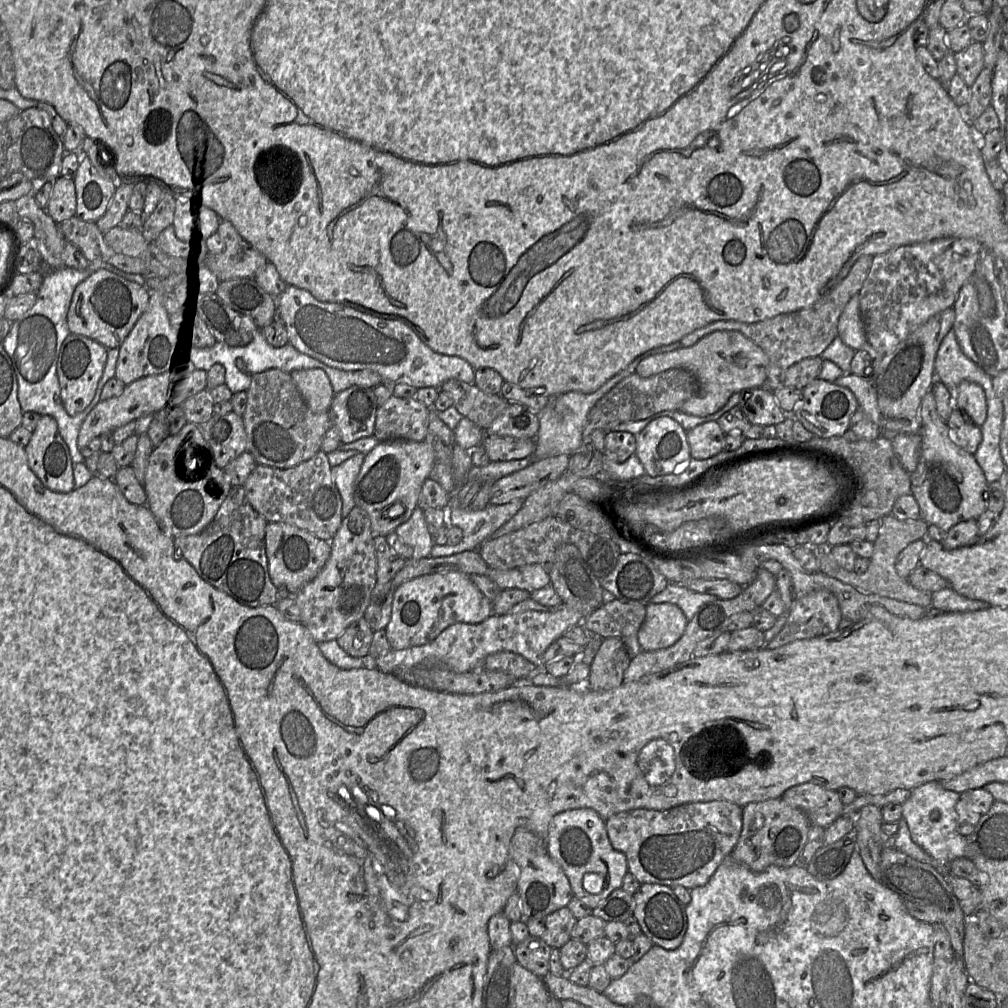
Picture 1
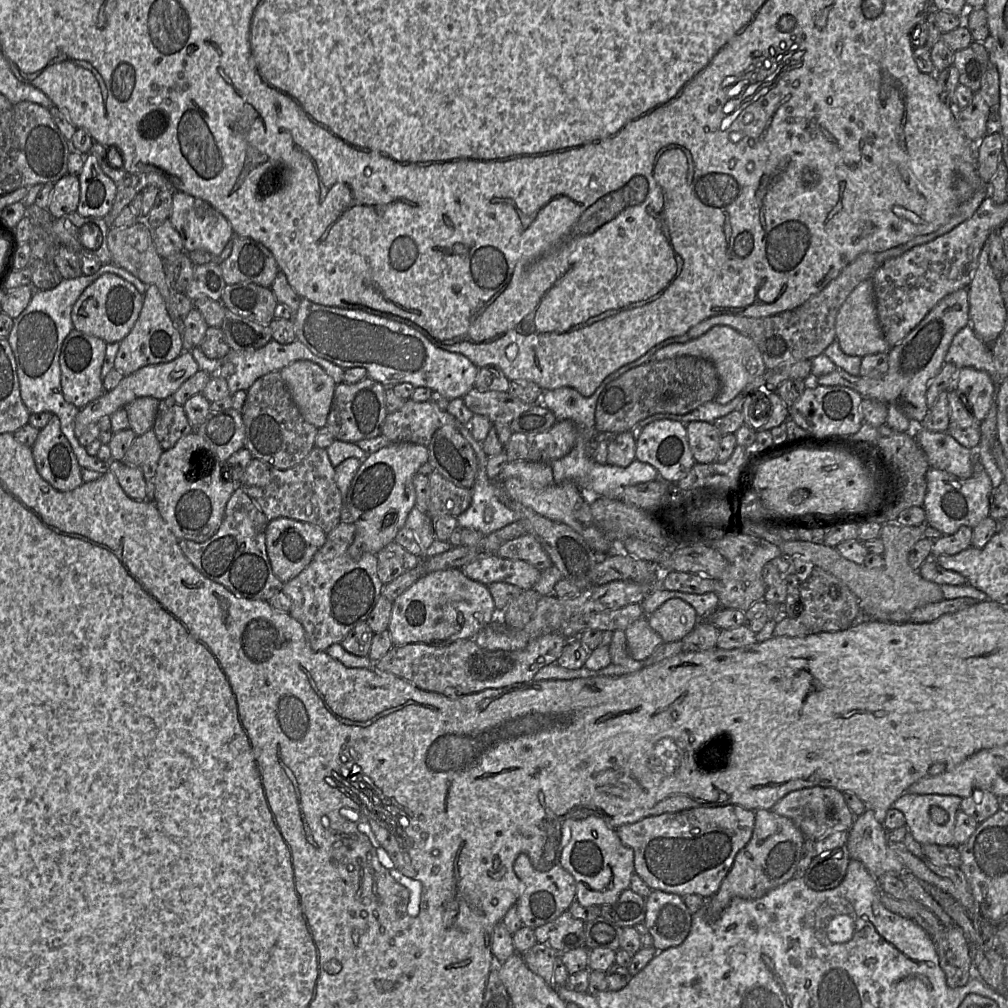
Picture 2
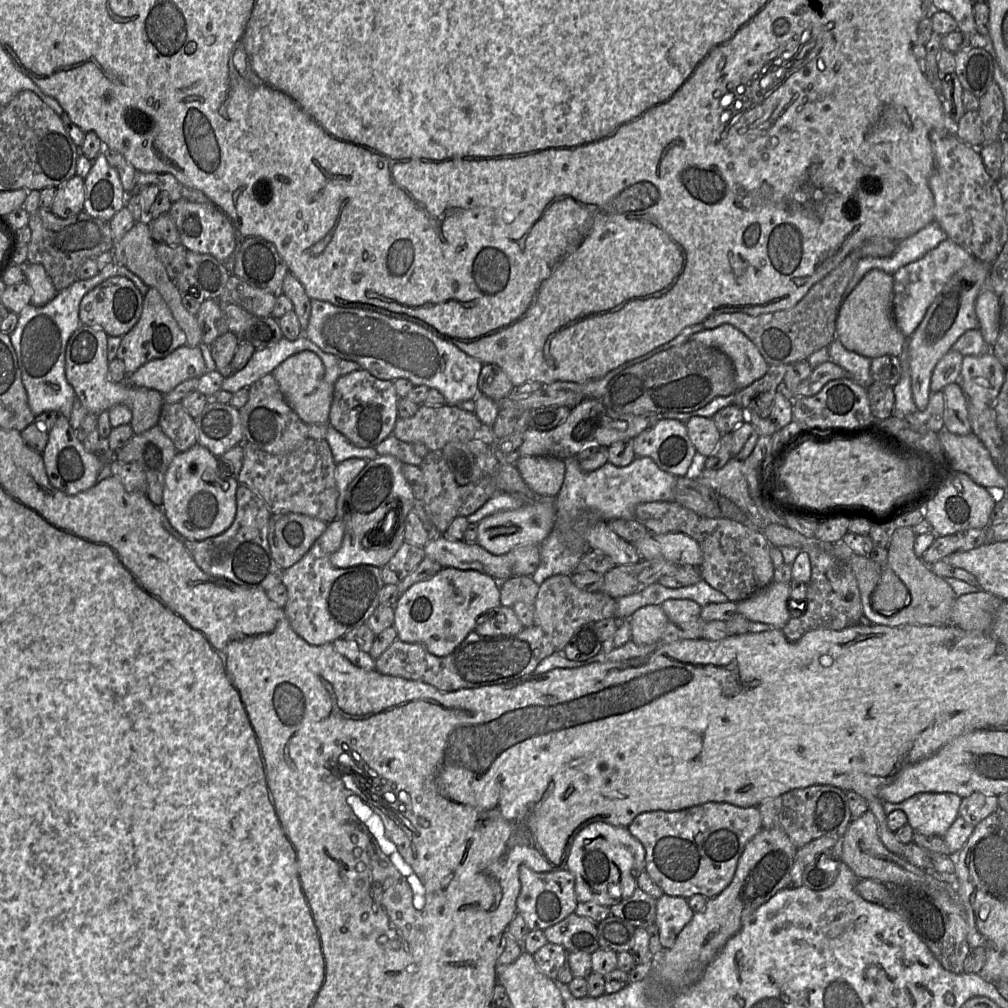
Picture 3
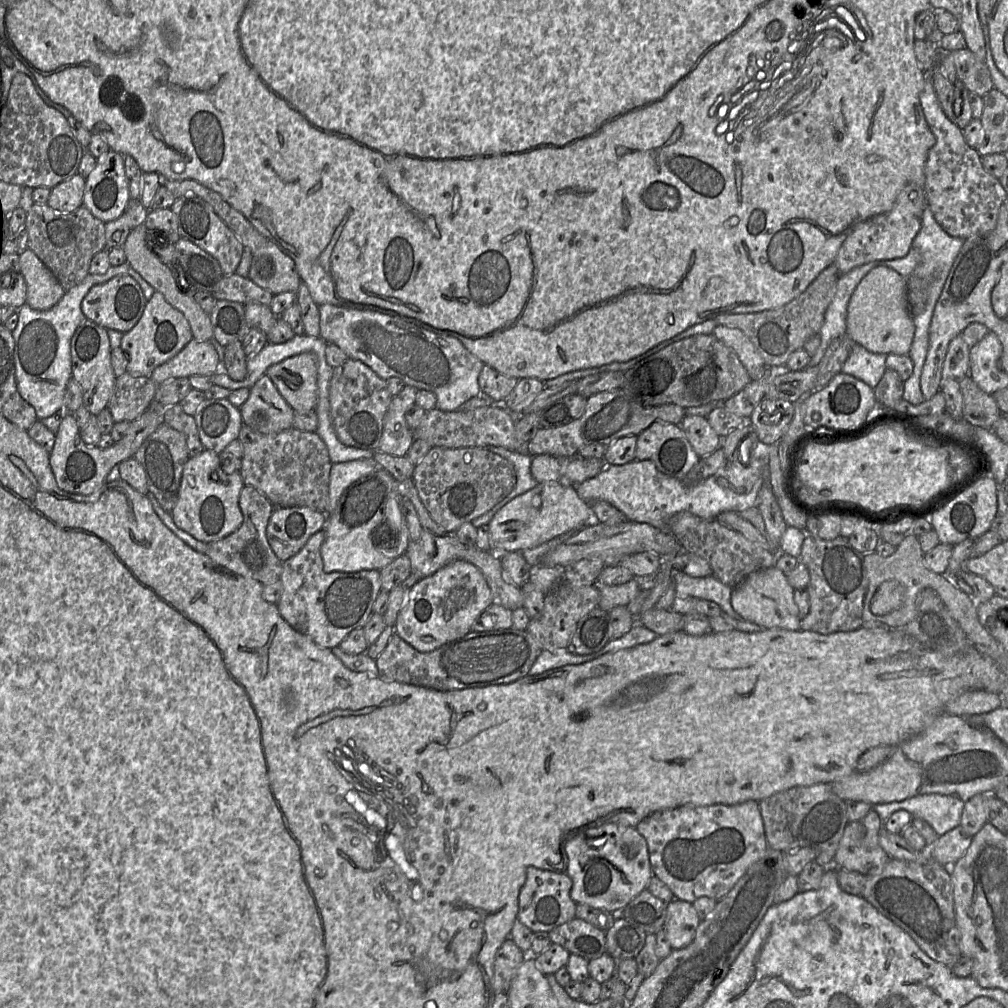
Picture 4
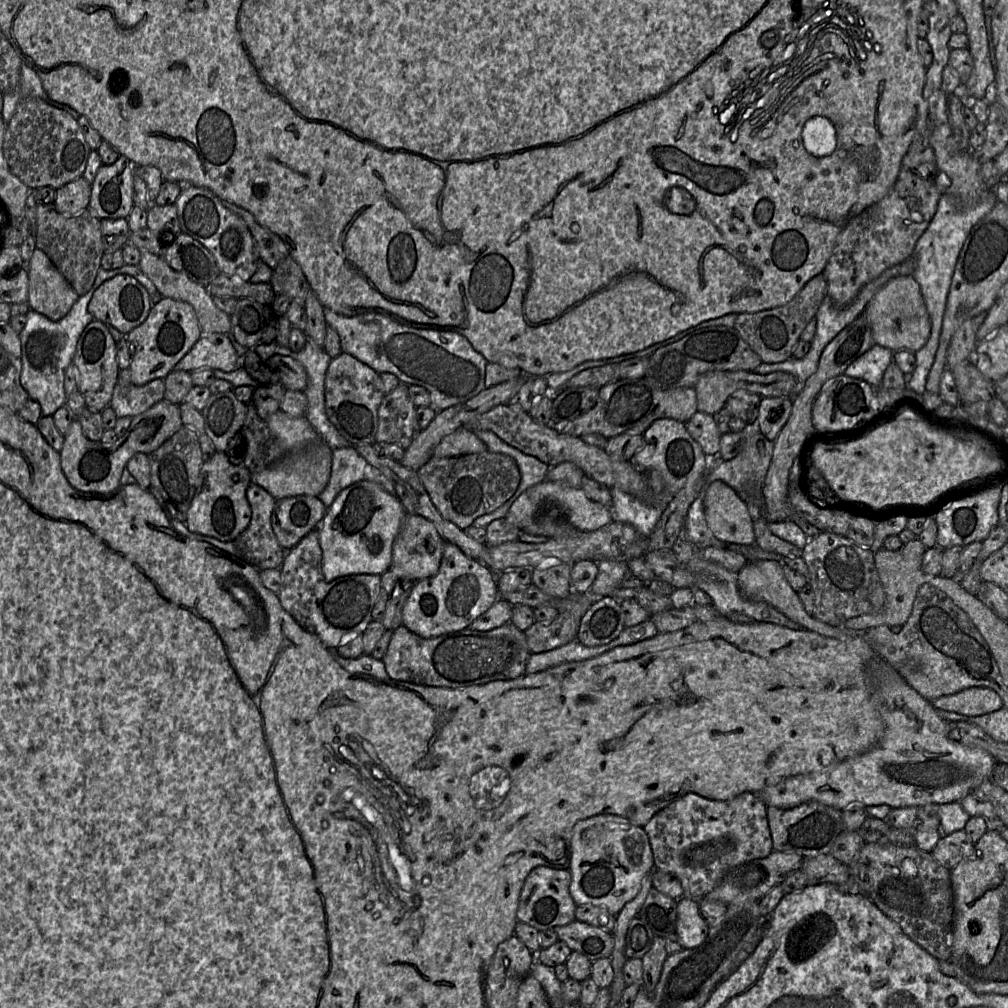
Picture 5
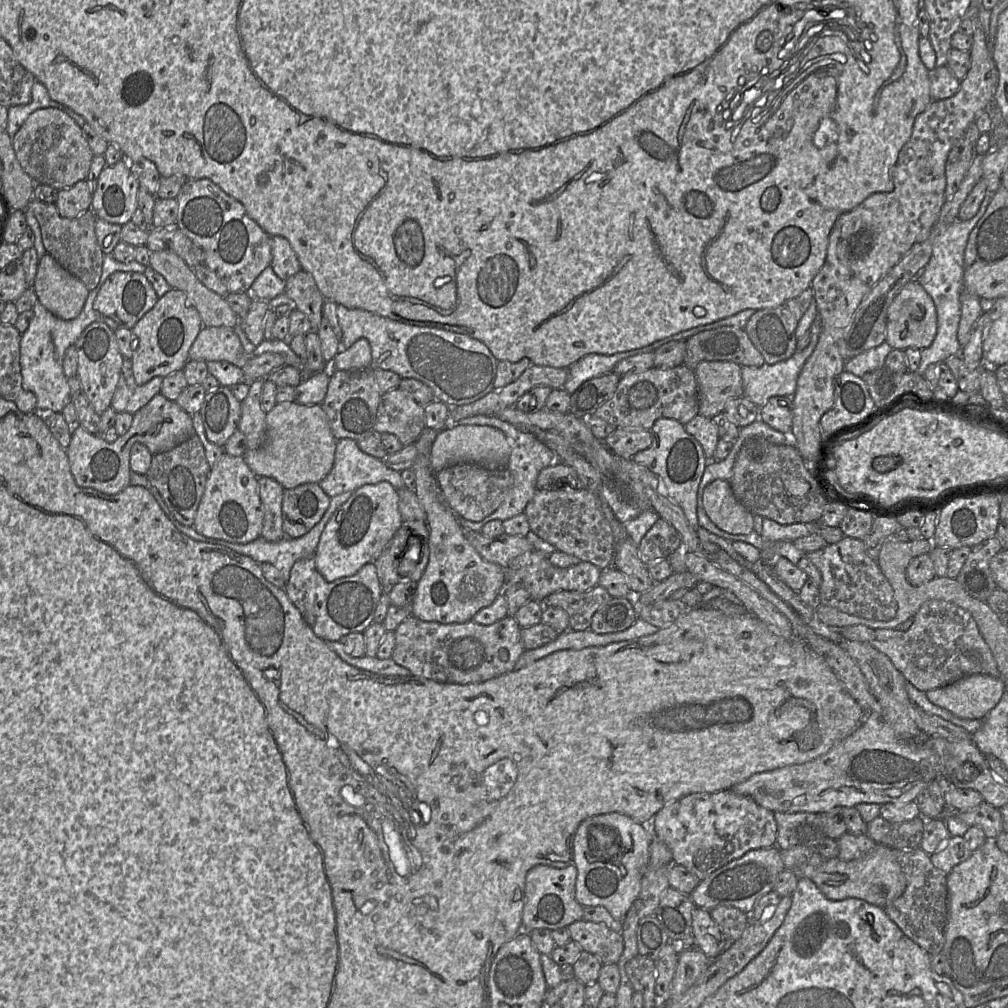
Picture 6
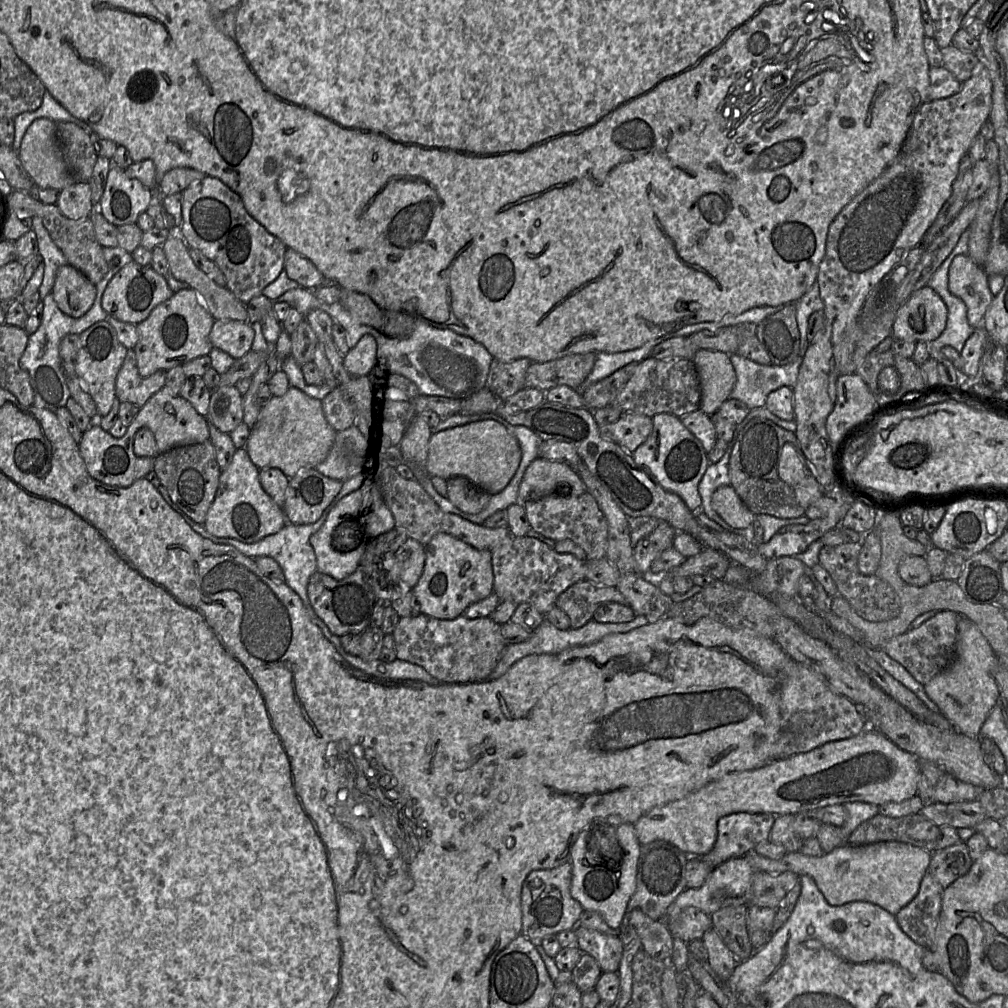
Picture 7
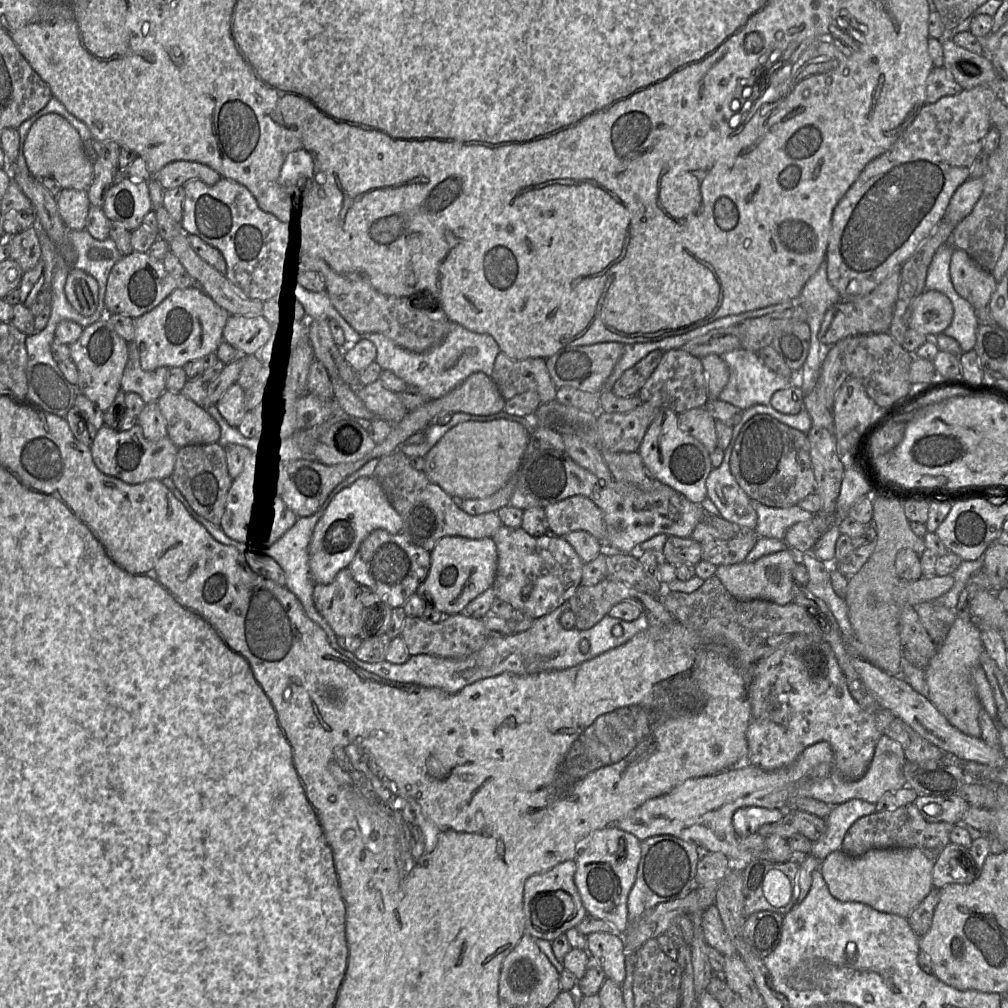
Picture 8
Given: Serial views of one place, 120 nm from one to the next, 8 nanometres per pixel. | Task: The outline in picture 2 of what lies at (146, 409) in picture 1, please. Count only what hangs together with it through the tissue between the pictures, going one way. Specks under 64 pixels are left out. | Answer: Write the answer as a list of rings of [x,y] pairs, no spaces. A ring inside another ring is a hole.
[[[183,351],[170,362],[147,365],[128,376],[124,376],[113,390],[104,392],[100,397],[89,402],[84,408],[79,410],[74,422],[75,436],[78,438],[89,425],[97,424],[101,417],[110,416],[137,398],[153,397],[160,401],[169,396],[171,397],[198,370],[199,366],[190,351]]]

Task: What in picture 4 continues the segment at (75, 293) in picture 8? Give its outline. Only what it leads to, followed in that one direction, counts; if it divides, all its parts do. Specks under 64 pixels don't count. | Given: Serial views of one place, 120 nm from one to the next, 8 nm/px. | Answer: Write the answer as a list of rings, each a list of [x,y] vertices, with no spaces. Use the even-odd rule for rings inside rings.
[[[31,249],[19,255],[19,264],[27,284],[26,304],[36,310],[49,310],[55,306],[66,291],[54,274]]]

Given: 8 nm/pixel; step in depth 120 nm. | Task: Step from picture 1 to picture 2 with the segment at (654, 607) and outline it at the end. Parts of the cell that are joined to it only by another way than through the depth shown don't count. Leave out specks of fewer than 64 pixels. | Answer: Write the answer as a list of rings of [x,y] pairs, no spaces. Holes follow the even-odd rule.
[[[672,598],[660,605],[647,620],[663,643],[670,643],[681,641],[693,630],[699,618],[690,604],[679,598]]]

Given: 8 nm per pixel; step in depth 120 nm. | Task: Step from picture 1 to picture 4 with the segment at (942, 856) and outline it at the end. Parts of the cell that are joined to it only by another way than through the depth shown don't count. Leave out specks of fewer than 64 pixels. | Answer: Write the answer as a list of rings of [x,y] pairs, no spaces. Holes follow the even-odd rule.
[[[923,794],[900,802],[900,810],[907,810],[914,818],[926,821],[942,836],[960,825],[965,802],[961,799],[942,794]]]

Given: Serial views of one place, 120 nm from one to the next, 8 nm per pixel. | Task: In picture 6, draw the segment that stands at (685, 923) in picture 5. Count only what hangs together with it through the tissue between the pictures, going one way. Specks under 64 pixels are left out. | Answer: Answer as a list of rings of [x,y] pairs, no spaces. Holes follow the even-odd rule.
[[[698,907],[692,913],[692,936],[699,950],[711,960],[715,960],[728,945],[709,911]]]

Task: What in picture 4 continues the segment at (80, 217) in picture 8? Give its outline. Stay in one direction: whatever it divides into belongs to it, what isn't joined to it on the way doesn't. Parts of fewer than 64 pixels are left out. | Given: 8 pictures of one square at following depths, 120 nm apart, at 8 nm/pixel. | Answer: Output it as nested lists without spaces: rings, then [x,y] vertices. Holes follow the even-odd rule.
[[[76,173],[51,189],[47,204],[54,210],[73,212],[83,205],[85,179]]]

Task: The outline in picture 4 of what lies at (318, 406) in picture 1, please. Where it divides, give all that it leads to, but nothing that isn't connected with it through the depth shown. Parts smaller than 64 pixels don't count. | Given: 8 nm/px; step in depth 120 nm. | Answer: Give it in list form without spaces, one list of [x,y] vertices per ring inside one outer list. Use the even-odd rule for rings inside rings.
[[[313,353],[286,358],[270,366],[265,374],[295,412],[315,410],[318,403],[318,368]]]

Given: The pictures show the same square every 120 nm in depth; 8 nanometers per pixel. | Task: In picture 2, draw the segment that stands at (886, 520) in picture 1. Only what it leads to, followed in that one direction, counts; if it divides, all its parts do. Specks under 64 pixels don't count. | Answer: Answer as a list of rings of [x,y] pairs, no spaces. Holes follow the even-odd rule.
[[[883,524],[879,538],[884,544],[884,565],[875,569],[868,569],[847,560],[836,547],[825,544],[793,540],[784,541],[779,549],[787,558],[802,557],[840,579],[858,598],[861,611],[869,619],[887,620],[890,614],[897,611],[912,612],[918,607],[944,599],[941,585],[925,580],[918,570],[913,570],[908,563],[909,552],[924,537],[926,525]]]

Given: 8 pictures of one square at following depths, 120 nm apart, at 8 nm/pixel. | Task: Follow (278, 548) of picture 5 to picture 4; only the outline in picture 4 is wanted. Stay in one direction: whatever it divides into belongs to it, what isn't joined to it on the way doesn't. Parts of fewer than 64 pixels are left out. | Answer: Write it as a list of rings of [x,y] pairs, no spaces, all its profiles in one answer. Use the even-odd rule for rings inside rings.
[[[244,485],[239,497],[239,507],[243,514],[241,526],[226,537],[208,543],[205,554],[217,565],[262,585],[280,581],[283,562],[276,556],[267,539],[267,526],[275,506],[259,490]]]

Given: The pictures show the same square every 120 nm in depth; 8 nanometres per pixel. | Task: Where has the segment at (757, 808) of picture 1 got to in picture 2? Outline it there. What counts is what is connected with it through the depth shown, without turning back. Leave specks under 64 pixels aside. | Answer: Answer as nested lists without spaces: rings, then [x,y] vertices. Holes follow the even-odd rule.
[[[771,809],[756,810],[749,842],[736,854],[719,890],[706,900],[707,918],[710,921],[718,919],[733,899],[757,899],[791,880],[800,859],[803,843],[803,834],[790,819],[774,813]]]

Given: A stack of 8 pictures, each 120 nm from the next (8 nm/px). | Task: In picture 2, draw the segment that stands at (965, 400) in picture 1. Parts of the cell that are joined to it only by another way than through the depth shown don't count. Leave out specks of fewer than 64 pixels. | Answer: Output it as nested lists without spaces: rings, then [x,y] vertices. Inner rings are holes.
[[[971,367],[960,368],[953,387],[965,396],[967,407],[978,422],[986,417],[995,392],[995,385],[988,373]]]

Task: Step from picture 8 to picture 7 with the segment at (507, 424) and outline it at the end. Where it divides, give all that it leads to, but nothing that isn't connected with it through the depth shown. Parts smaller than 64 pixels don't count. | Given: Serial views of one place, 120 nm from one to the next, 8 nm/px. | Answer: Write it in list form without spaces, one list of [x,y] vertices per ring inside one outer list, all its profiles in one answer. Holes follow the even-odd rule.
[[[483,420],[433,433],[429,442],[427,470],[430,476],[448,480],[465,477],[480,489],[495,495],[516,473],[522,457],[517,439],[501,423]]]

